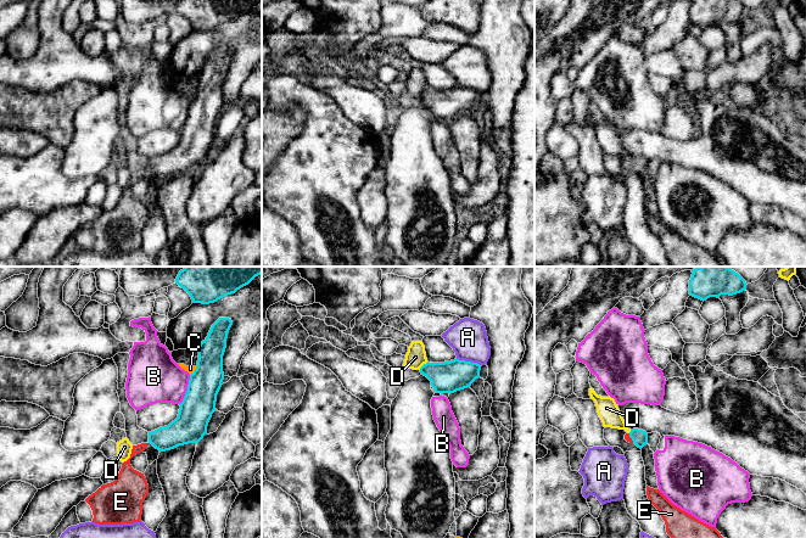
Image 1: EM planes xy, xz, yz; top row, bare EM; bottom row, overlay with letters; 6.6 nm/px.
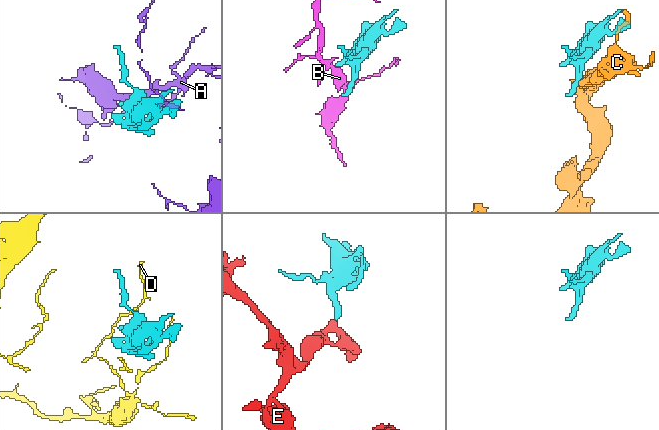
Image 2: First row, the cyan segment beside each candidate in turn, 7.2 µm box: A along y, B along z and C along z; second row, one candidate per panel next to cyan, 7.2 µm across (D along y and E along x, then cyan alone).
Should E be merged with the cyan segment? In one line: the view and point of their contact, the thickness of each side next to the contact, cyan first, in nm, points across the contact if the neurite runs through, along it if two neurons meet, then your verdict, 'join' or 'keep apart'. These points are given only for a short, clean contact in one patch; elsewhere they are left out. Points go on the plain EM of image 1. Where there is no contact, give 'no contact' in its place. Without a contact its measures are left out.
yz (631, 164) | 110/40 nm | across yz (639, 164), (631, 164), (627, 164) | join

